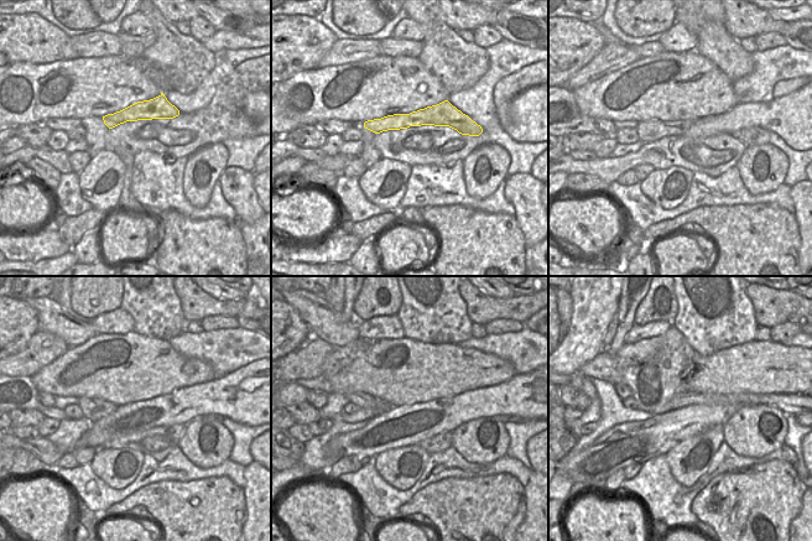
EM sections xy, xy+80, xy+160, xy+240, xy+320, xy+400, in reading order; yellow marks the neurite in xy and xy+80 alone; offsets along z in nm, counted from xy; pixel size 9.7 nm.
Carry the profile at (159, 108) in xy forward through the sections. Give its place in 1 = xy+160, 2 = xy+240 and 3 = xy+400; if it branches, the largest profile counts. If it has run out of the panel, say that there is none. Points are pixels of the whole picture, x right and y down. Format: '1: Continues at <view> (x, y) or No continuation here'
1: Continues at xy+160 (649, 130)
2: Continues at xy+240 (93, 409)
3: Continues at xy+400 (800, 417)

